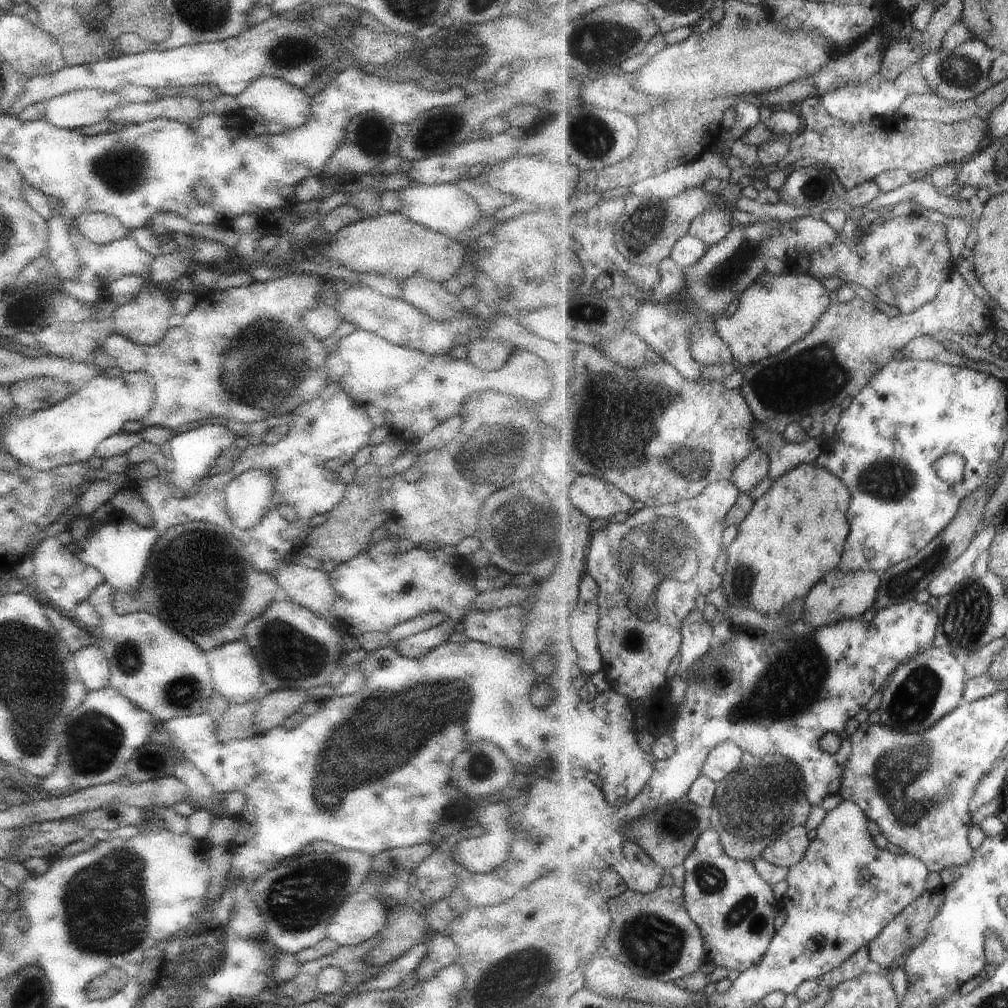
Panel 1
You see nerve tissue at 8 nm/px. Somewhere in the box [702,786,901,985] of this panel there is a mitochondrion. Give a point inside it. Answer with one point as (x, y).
(745, 909)

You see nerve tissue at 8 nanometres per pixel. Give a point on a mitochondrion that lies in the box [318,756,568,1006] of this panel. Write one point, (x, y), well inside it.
(522, 966)

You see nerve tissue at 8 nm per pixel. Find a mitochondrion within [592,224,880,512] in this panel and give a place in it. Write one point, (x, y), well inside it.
(816, 376)

